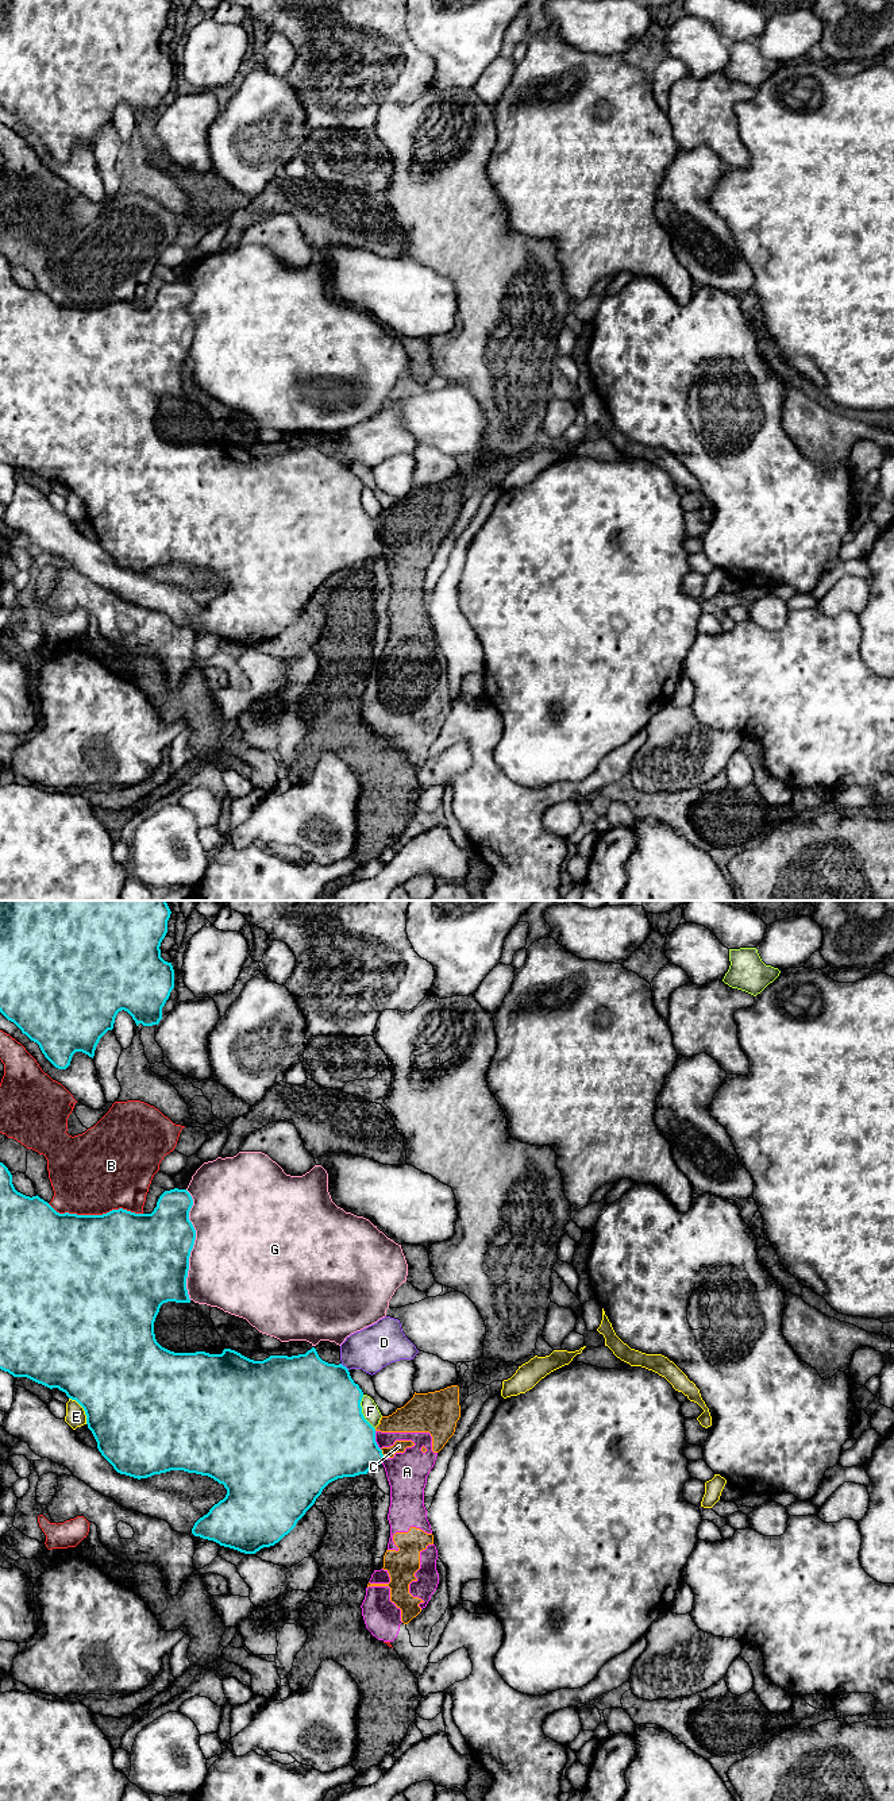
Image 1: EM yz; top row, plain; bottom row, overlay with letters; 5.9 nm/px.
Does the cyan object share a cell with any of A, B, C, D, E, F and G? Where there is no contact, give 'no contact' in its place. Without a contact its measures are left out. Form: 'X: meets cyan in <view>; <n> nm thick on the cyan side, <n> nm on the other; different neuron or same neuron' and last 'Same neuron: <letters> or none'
A: meets cyan in yz; 460 nm thick on the cyan side, 220 nm on the other; different neuron
B: meets cyan in yz; 500 nm thick on the cyan side, 500 nm on the other; different neuron
C: meets cyan in yz; 400 nm thick on the cyan side, 70 nm on the other; different neuron
D: meets cyan in yz; 460 nm thick on the cyan side, 260 nm on the other; different neuron
E: meets cyan in yz; 500 nm thick on the cyan side, 120 nm on the other; different neuron
F: meets cyan in yz; 500 nm thick on the cyan side, 100 nm on the other; different neuron
G: meets cyan in yz; 440 nm thick on the cyan side, 500 nm on the other; different neuron
Same neuron: none

